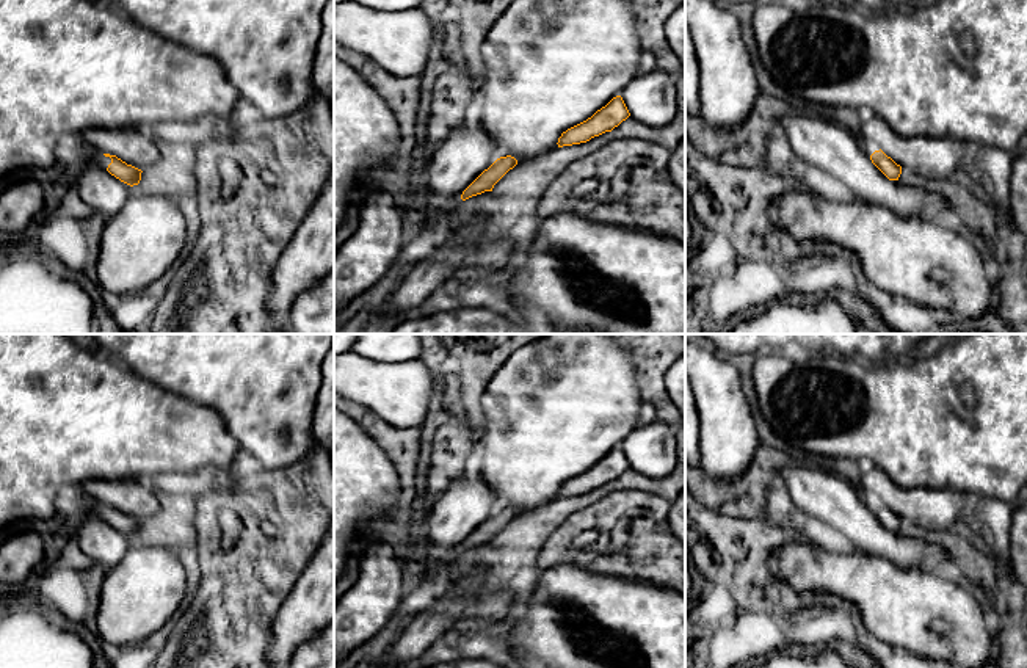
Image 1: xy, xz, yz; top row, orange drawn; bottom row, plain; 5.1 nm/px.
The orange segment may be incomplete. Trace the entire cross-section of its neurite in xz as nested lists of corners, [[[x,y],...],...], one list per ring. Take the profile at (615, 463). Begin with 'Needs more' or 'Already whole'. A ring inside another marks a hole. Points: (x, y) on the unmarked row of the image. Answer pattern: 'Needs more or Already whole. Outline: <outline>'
Already whole. Outline: [[[621,447],[613,448],[586,472],[568,480],[558,489],[558,499],[586,494],[594,488],[611,483],[630,467]]]

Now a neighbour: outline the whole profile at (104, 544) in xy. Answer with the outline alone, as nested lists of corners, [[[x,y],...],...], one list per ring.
[[[89,513],[82,521],[72,524],[71,532],[78,539],[78,546],[94,565],[113,568],[124,558],[132,538],[111,527],[107,521]]]

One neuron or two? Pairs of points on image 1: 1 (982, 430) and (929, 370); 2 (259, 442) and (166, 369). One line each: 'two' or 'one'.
1: one
2: one

